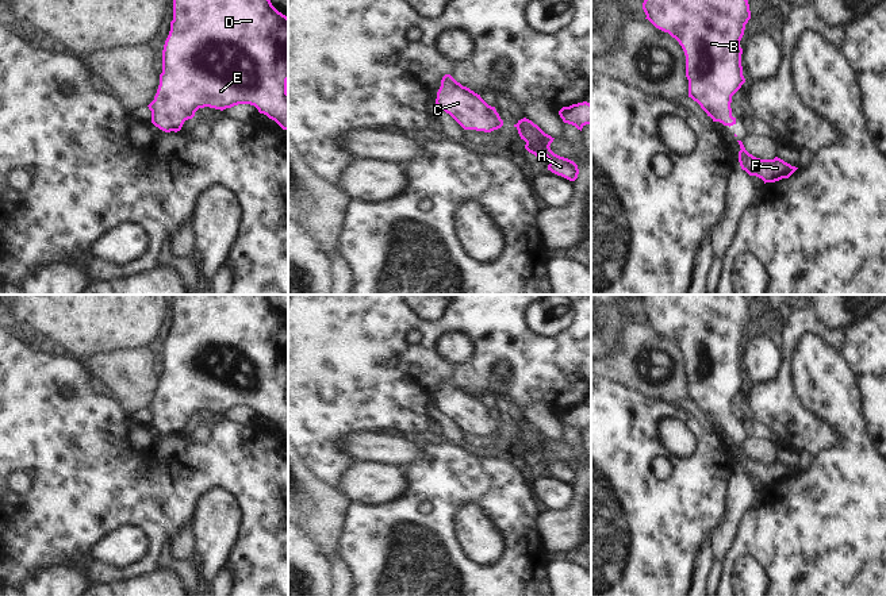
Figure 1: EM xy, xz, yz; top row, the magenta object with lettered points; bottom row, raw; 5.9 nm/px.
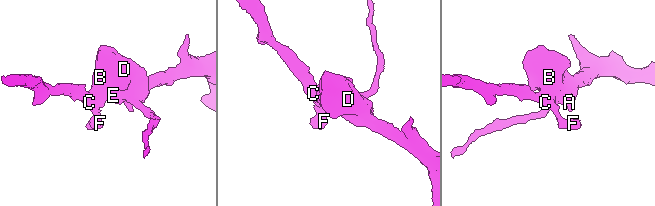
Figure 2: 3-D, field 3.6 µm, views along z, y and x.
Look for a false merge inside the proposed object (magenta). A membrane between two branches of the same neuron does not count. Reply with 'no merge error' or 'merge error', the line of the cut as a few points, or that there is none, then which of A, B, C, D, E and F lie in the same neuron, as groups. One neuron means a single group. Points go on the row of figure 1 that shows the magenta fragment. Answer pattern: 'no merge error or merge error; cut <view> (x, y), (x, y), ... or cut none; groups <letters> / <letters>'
no merge error; cut none; groups A B C D E F

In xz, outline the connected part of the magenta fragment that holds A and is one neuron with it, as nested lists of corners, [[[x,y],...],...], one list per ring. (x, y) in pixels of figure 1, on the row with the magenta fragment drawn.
[[[526,118],[518,120],[514,127],[518,130],[521,139],[526,142],[525,149],[529,153],[536,157],[546,157],[549,159],[548,170],[569,181],[575,181],[578,178],[578,165],[551,150],[549,146],[555,138],[545,134],[537,124]]]

